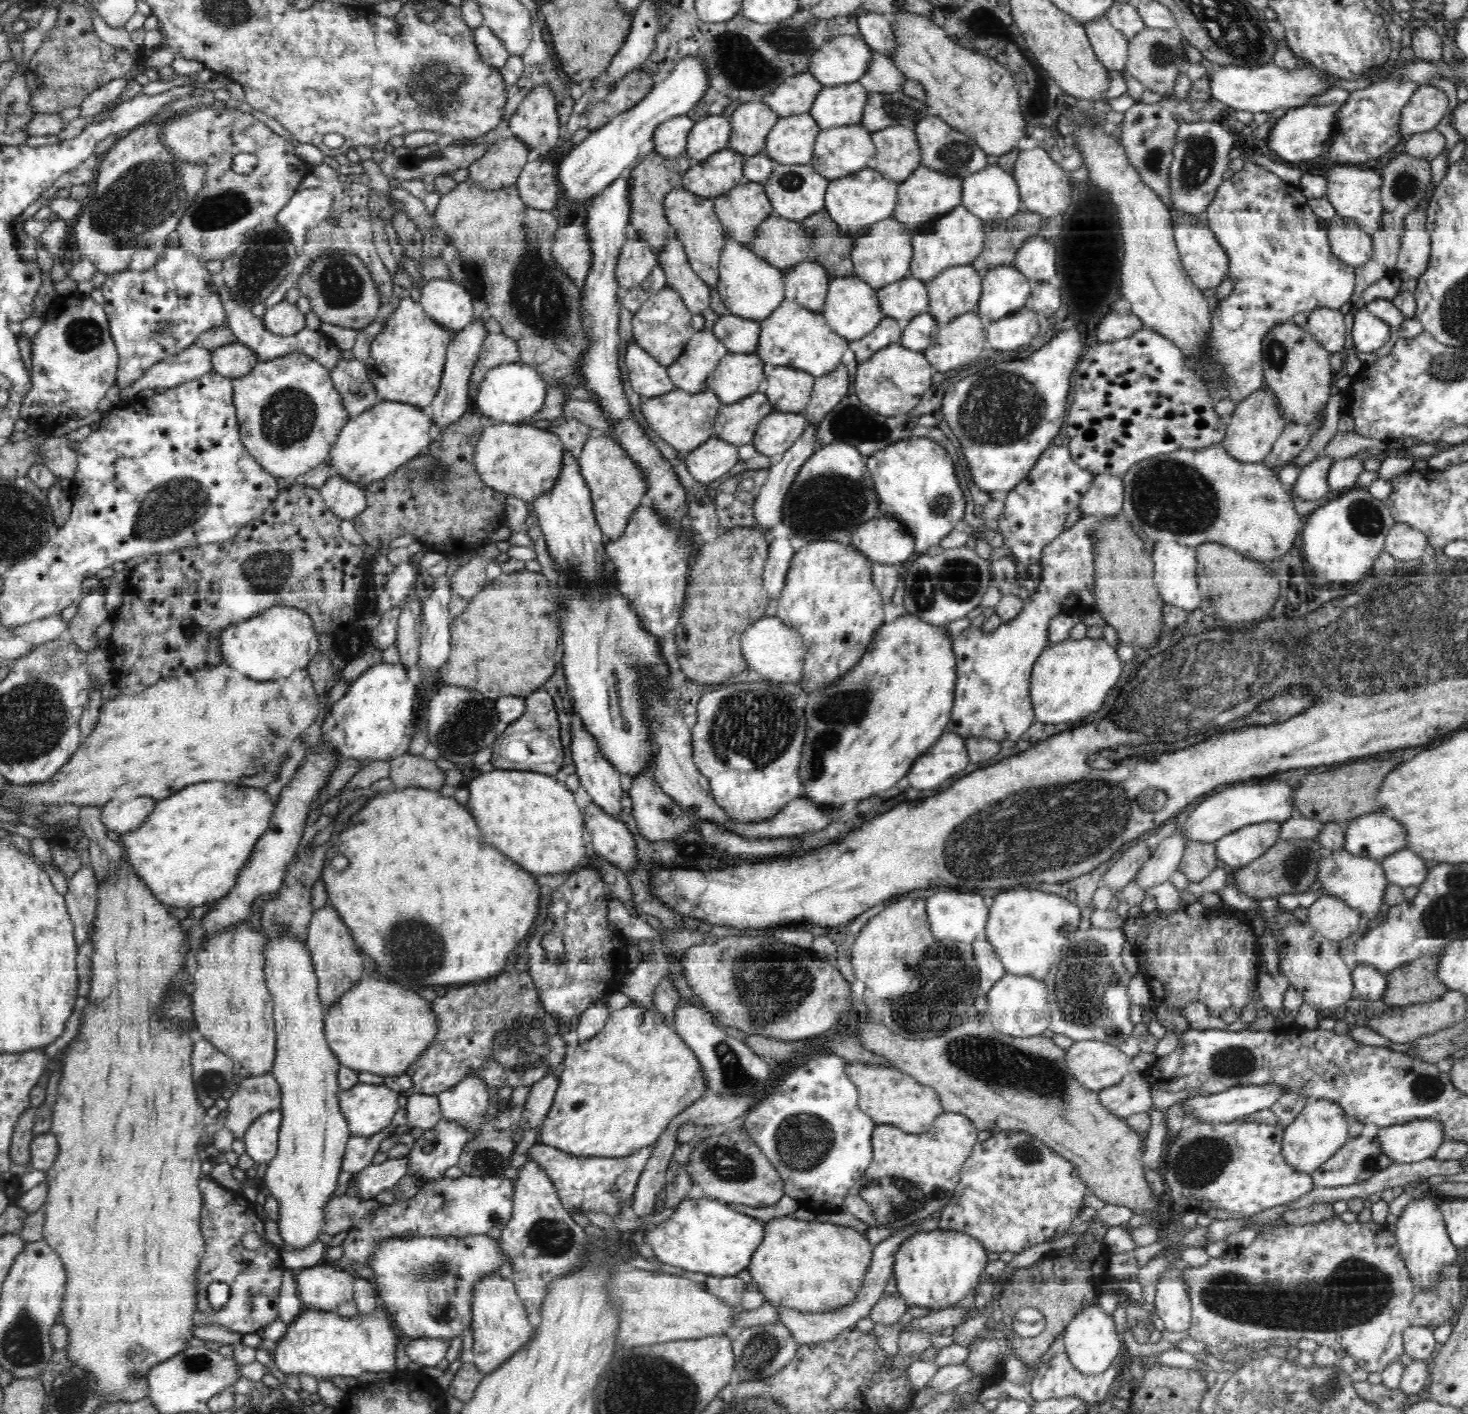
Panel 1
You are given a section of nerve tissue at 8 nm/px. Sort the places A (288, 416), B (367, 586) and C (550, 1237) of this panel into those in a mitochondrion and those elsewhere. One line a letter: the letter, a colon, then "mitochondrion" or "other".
A: mitochondrion
B: other
C: mitochondrion

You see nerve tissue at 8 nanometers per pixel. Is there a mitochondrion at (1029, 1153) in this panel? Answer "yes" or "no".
yes

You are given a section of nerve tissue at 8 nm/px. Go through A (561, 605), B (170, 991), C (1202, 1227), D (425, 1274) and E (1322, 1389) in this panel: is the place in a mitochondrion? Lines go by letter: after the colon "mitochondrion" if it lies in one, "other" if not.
A: other
B: other
C: other
D: mitochondrion
E: mitochondrion

